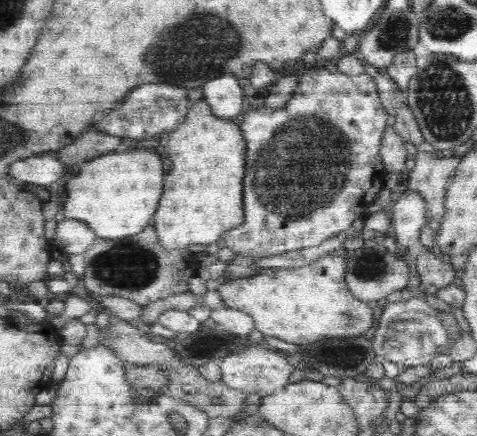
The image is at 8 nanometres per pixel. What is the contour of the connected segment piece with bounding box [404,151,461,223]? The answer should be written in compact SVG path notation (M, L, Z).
M417 152L415 167L406 175L407 190L420 194L428 207L428 218L442 222L446 188L461 158L446 154L437 158L430 152Z

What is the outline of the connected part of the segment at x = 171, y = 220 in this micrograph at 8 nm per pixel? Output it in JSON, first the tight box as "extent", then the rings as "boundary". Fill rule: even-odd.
{"extent":[150,99,246,249],"boundary":[[[203,99],[194,104],[184,122],[172,131],[164,149],[172,166],[164,176],[164,194],[161,194],[157,211],[150,222],[164,249],[218,243],[223,233],[244,222],[245,152],[246,141],[238,125],[230,119],[216,118]]]}

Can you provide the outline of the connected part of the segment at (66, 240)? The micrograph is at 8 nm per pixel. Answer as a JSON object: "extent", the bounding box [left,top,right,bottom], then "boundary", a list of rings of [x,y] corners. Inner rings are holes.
{"extent":[55,218,98,255],"boundary":[[[57,218],[55,240],[66,255],[83,255],[98,238],[86,222],[65,218]]]}

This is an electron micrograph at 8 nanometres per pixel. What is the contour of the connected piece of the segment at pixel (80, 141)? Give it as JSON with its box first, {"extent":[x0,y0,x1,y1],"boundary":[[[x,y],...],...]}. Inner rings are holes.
{"extent":[56,126,122,169],"boundary":[[[88,126],[80,136],[76,136],[74,142],[57,151],[56,157],[67,167],[76,169],[93,158],[121,149],[120,146],[122,137]]]}

